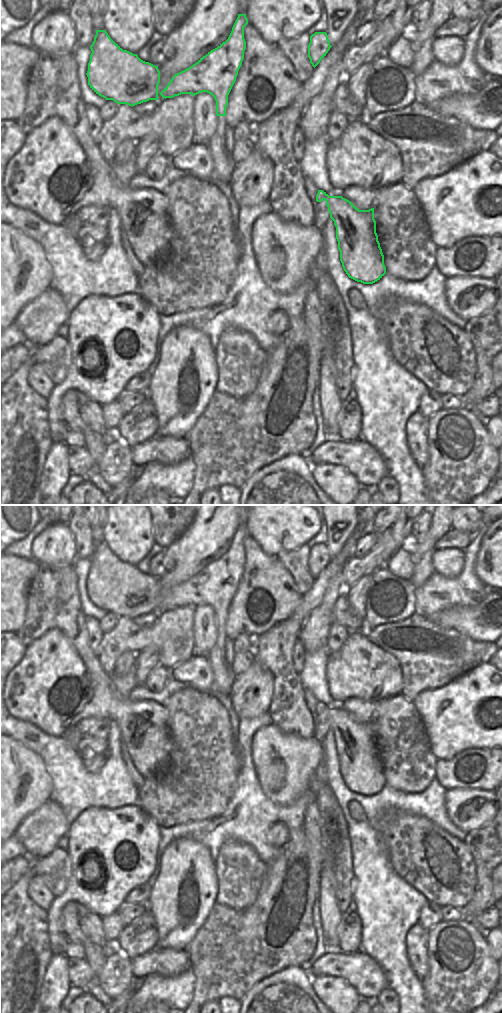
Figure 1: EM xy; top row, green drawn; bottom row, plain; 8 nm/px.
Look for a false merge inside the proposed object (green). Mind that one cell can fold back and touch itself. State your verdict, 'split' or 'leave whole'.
leave whole

